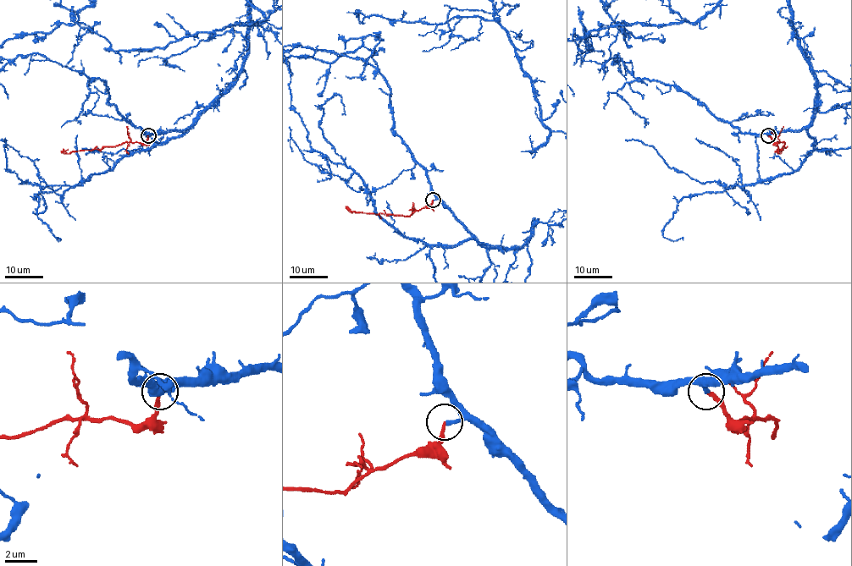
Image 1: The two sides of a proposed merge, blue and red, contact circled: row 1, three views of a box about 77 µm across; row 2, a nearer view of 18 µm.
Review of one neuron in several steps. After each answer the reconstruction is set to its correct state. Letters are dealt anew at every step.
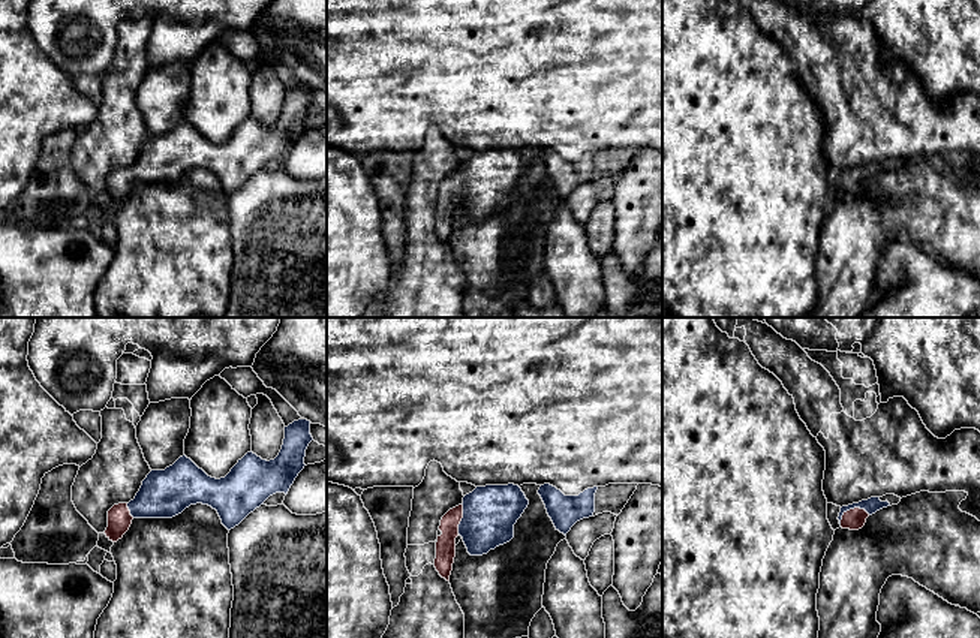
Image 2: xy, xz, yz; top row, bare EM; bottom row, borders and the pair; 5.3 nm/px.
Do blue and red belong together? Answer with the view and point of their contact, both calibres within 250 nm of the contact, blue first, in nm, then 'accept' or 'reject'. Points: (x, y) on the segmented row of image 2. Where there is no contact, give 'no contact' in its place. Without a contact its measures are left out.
meets blue in yz at (851, 508); 80 nm thick on the blue side, 110 nm on the other; accept

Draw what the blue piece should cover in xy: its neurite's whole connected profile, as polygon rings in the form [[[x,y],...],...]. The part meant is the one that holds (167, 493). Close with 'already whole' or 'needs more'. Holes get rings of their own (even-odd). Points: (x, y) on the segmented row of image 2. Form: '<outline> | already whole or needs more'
[[[294,421],[285,427],[283,445],[274,460],[262,460],[250,451],[220,479],[208,476],[183,455],[165,470],[151,470],[133,500],[108,511],[105,535],[117,542],[133,518],[172,518],[196,503],[216,509],[222,524],[231,530],[270,496],[288,494],[306,466],[312,440],[310,421]]] | needs more

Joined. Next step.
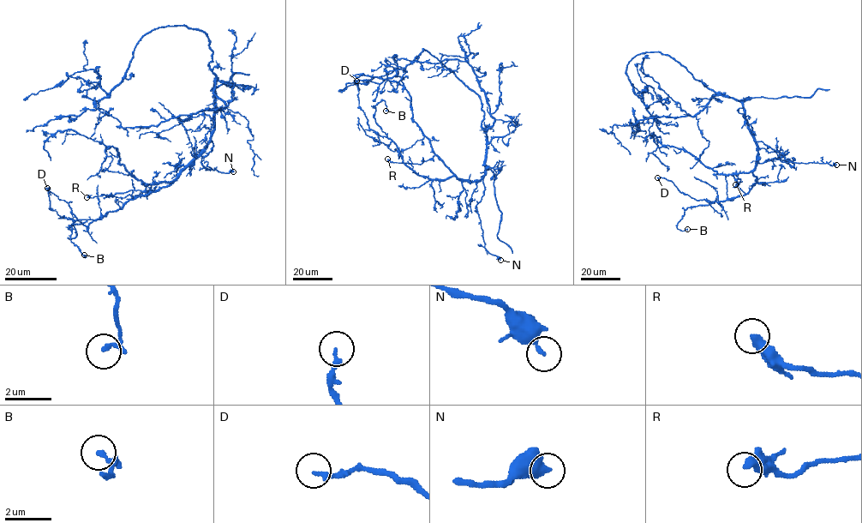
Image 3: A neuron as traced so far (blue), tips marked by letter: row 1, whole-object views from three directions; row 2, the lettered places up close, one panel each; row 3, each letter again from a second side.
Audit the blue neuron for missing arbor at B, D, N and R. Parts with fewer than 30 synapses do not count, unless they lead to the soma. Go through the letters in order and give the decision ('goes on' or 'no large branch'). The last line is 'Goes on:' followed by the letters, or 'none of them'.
B: no large branch
D: no large branch
N: no large branch
R: no large branch
Goes on: none of them

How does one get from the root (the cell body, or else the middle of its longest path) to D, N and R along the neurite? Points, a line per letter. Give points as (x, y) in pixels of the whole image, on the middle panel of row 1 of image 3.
D: (485, 153), (485, 173), (479, 180), (419, 176), (404, 162), (393, 142), (368, 127), (358, 105), (356, 81)
N: (485, 153), (484, 195), (475, 208), (485, 248), (500, 260)
R: (485, 153), (485, 173), (476, 181), (459, 180), (435, 155), (421, 164), (398, 163), (387, 159)

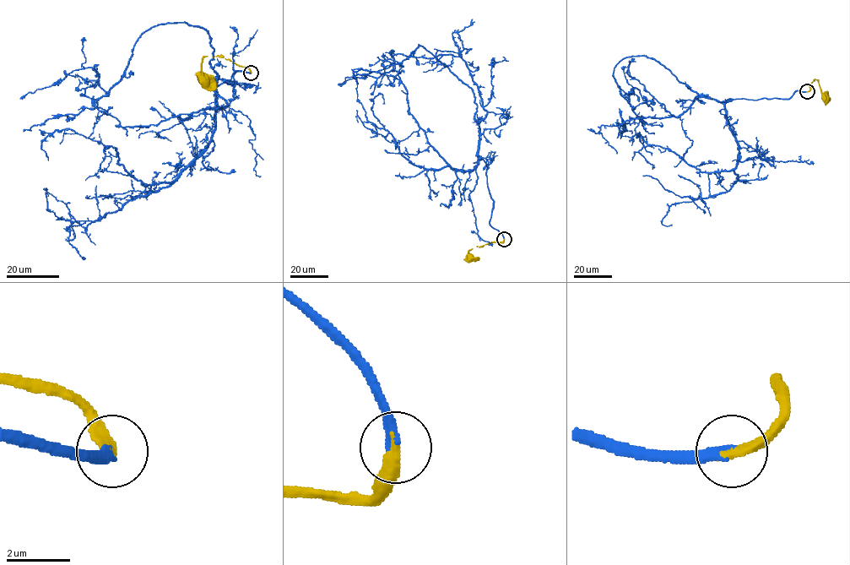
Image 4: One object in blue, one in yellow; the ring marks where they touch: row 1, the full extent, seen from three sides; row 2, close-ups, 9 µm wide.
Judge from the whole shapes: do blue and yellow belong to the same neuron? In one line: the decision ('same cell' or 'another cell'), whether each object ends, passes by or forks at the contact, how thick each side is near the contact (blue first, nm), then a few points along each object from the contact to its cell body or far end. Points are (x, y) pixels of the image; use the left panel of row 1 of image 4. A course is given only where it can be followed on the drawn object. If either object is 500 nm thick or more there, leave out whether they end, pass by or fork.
same cell; blue ends; yellow ends; calibres 320 and 360 nm; course blue (251, 72), (215, 88), (207, 32), (161, 24), (138, 39), (108, 91), (83, 67), (20, 99); course yellow (251, 72), (224, 57), (204, 57), (202, 72), (207, 78), (204, 80)

